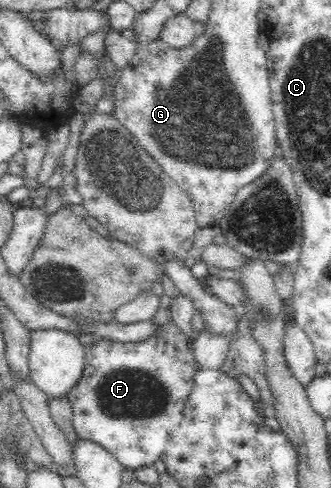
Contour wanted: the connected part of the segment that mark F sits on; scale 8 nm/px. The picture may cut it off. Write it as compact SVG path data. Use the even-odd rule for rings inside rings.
M171 319L156 324L148 335L136 341L89 340L89 344L84 346L83 376L67 396L71 409L70 425L79 440L102 446L127 470L139 470L161 459L167 440L183 421L185 406L193 390L196 370L191 339Z

